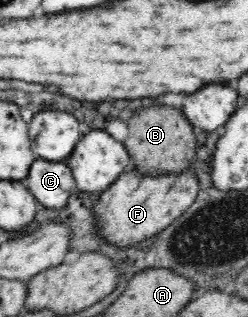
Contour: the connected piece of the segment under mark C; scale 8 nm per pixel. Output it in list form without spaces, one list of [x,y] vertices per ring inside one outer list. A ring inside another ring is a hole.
[[[36,158],[29,167],[27,179],[21,181],[44,207],[59,209],[67,203],[76,187],[71,168],[63,161]]]

